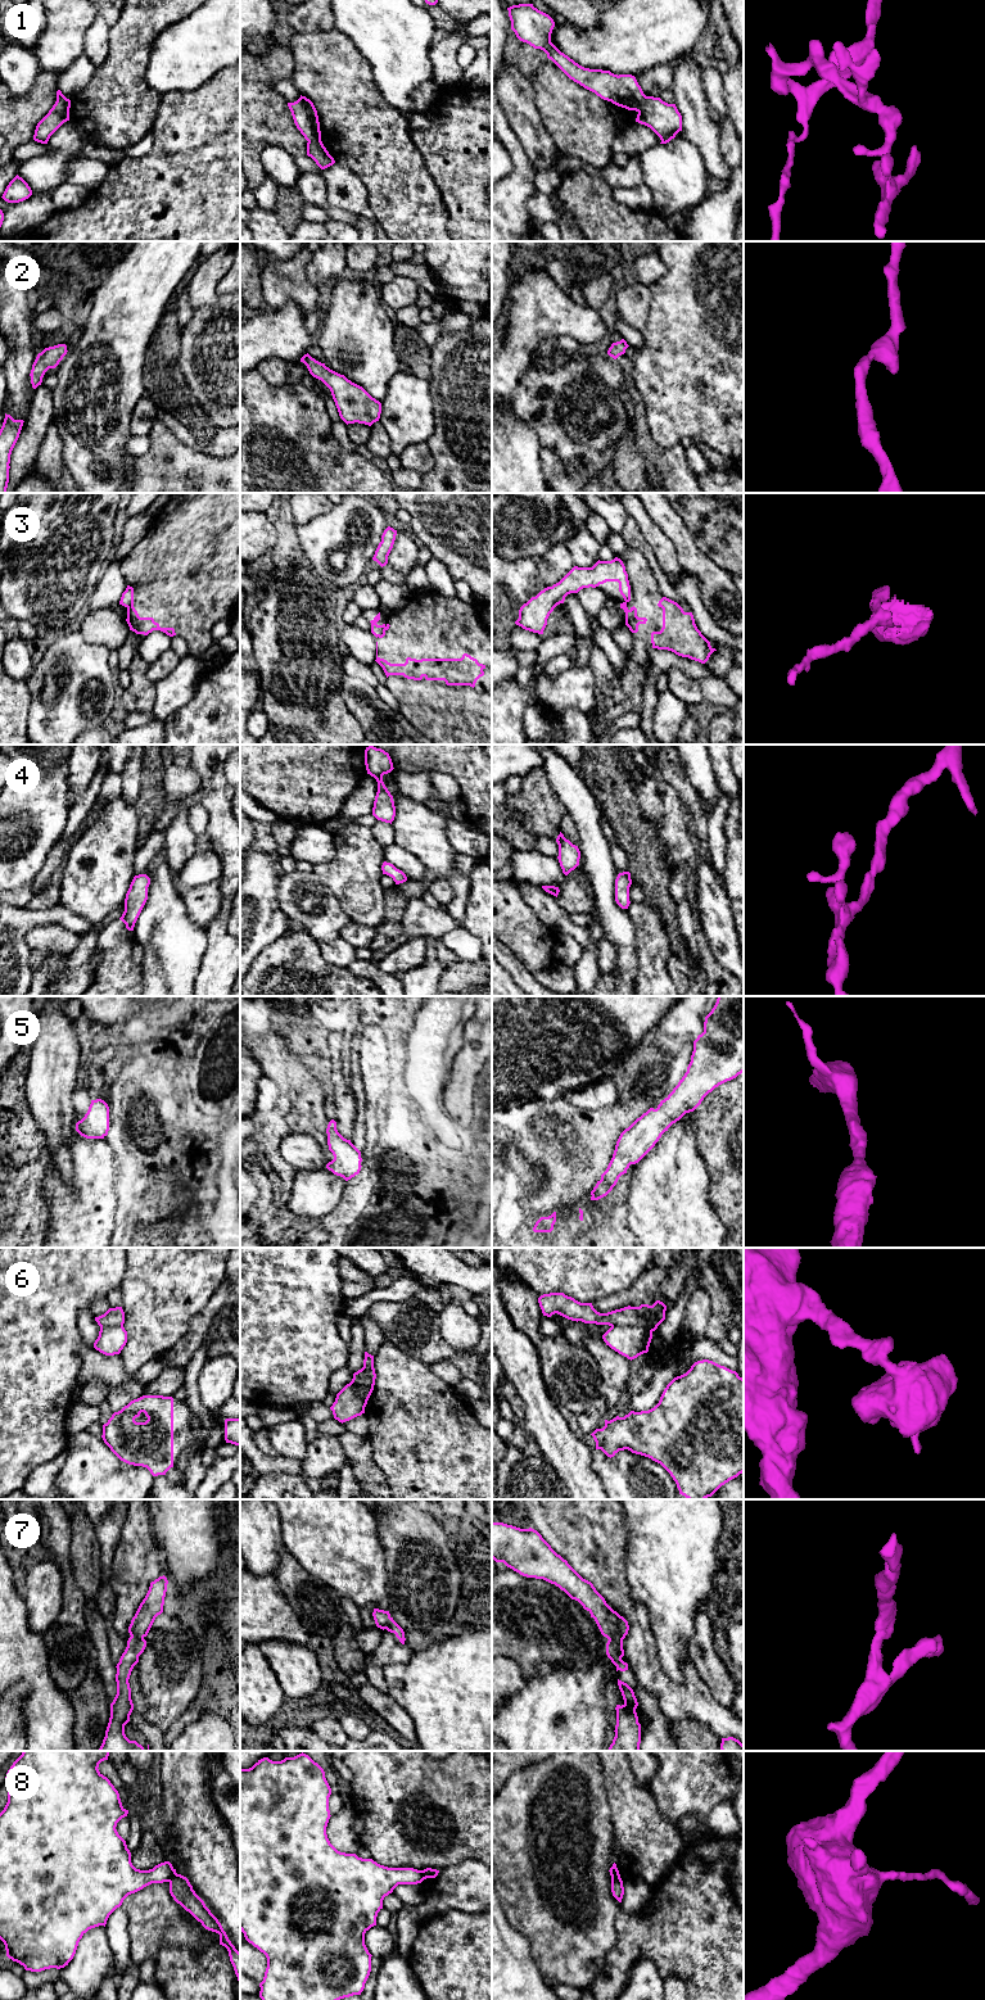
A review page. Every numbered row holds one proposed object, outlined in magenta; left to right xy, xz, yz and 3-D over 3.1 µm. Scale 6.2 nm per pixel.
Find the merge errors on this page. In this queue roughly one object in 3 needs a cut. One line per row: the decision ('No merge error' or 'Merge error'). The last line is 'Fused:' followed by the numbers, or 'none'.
1: Merge error
2: No merge error
3: Merge error
4: No merge error
5: No merge error
6: Merge error
7: No merge error
8: Merge error
Fused: 1, 3, 6, 8

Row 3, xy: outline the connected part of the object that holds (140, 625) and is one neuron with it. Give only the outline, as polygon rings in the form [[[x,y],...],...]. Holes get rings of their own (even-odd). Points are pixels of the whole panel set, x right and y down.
[[[134,601],[127,606],[127,619],[126,619],[130,630],[136,634],[148,635],[153,630],[161,630],[170,637],[176,635],[173,628],[161,628],[158,623],[154,621],[153,617],[140,617],[137,611],[134,607]]]

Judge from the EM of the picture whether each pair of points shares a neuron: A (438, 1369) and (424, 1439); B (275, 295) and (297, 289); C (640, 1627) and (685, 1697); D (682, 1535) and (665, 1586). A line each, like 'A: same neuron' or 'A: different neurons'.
A: different neurons
B: same neuron
C: same neuron
D: same neuron

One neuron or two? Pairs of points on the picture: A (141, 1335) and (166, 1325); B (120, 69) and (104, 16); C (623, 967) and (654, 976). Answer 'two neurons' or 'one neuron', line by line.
A: one neuron
B: two neurons
C: two neurons

